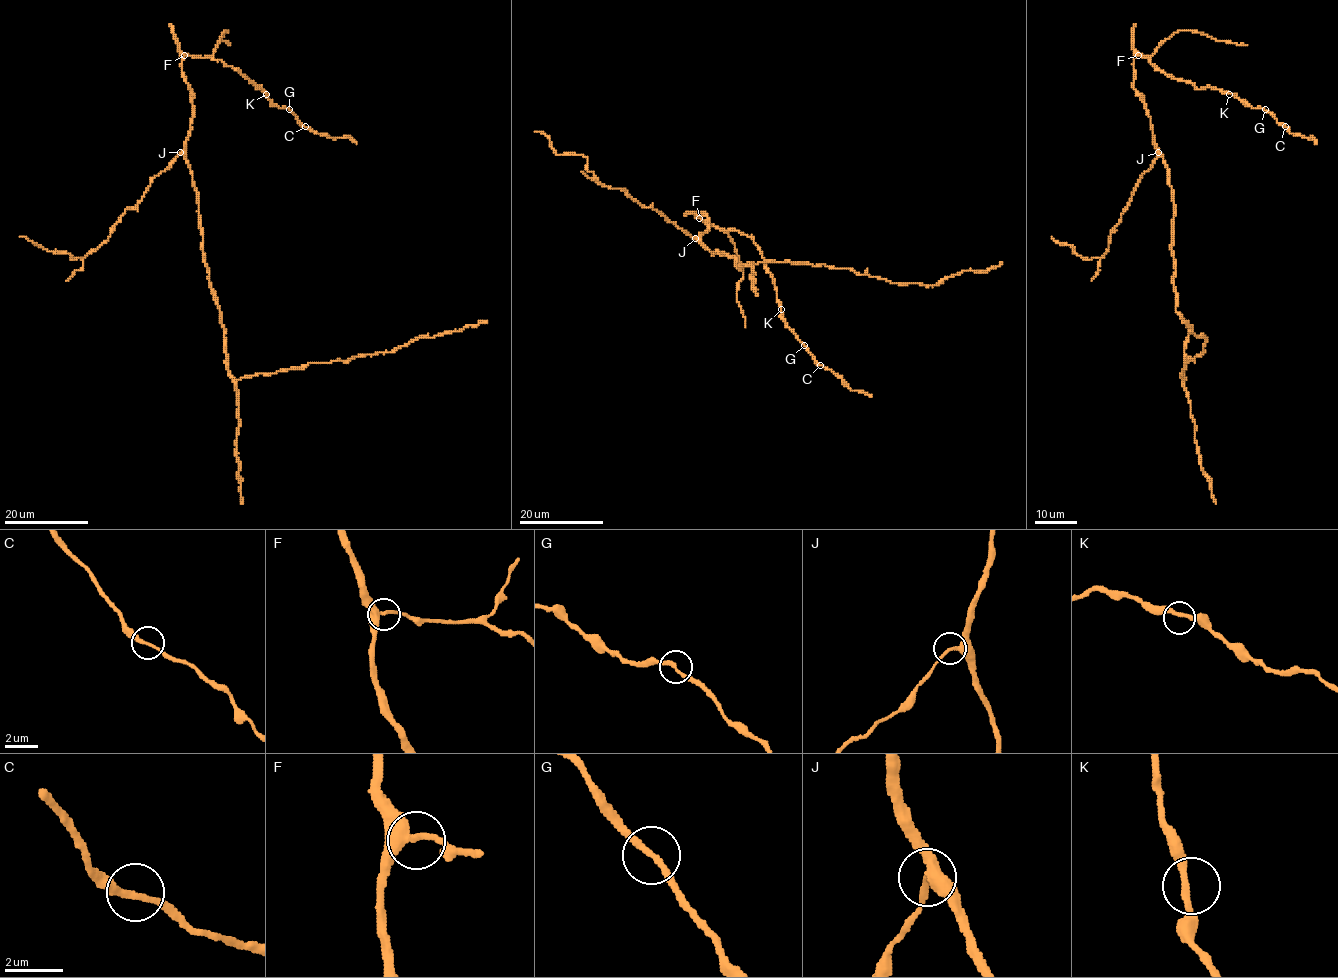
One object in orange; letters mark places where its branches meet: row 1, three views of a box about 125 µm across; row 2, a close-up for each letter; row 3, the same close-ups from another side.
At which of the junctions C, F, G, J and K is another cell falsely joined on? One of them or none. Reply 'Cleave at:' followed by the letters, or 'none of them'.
Cleave at: none of them

